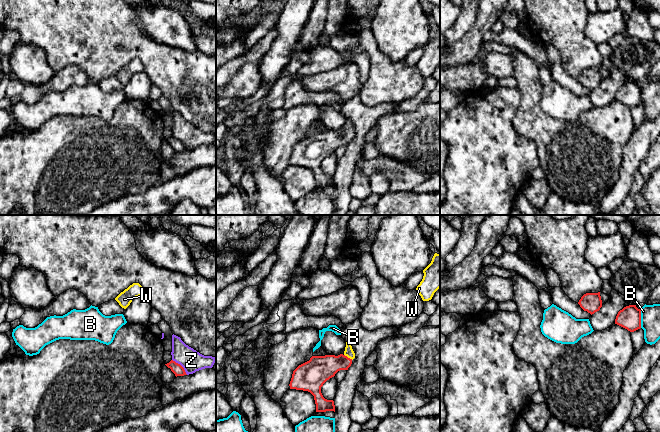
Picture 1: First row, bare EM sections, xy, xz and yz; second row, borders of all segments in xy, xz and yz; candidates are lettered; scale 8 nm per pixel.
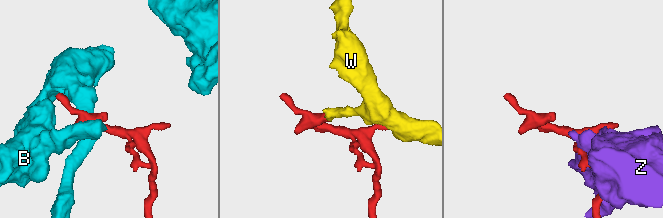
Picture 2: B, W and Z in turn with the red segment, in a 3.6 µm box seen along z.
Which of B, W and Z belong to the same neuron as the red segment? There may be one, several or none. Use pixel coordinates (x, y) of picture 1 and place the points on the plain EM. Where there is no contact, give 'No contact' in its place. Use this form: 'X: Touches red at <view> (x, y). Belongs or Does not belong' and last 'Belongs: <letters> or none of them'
B: Touches red at yz (640, 95). Does not belong
W: Touches red at xz (347, 133). Belongs
Z: Touches red at xy (181, 142). Does not belong
Belongs: W

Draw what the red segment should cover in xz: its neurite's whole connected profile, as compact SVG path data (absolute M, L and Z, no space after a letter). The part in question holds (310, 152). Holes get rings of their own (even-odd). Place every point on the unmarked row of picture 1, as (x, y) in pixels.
M348 118L344 129L338 132L312 132L309 137L299 141L293 147L290 165L310 168L314 172L316 188L335 188L334 177L323 173L321 163L338 147L348 146L354 134L355 129Z

